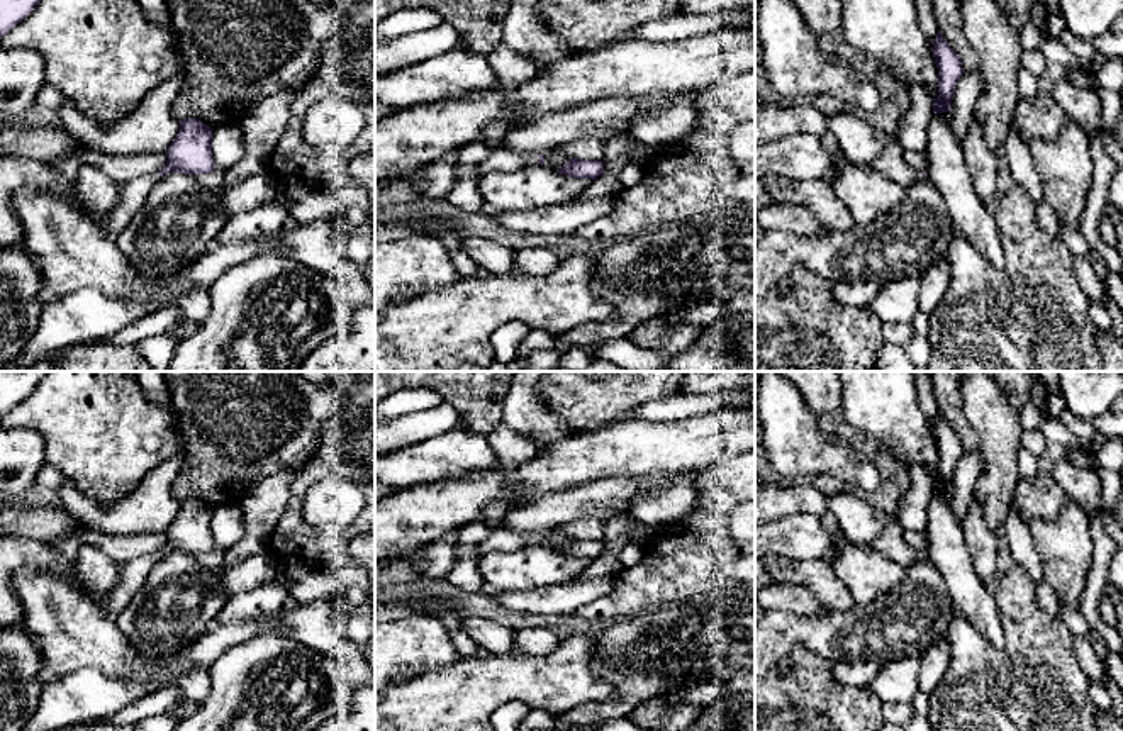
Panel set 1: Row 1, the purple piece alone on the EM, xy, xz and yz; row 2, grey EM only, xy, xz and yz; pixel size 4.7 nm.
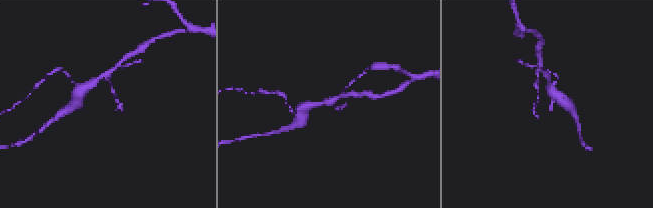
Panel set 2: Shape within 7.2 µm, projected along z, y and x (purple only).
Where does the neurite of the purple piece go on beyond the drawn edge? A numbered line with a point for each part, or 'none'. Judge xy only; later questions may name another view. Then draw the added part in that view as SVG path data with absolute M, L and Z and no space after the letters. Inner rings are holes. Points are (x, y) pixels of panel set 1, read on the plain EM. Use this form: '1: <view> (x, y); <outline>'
1: xy (133, 575); M159 553L144 555L129 563L117 563L120 583L110 592L109 600L100 607L115 617L134 597L137 589L146 582L149 572L161 560Z

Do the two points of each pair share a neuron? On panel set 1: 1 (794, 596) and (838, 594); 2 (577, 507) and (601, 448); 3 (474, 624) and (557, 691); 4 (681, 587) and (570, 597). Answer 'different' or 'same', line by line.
1: different
2: different
3: different
4: different

